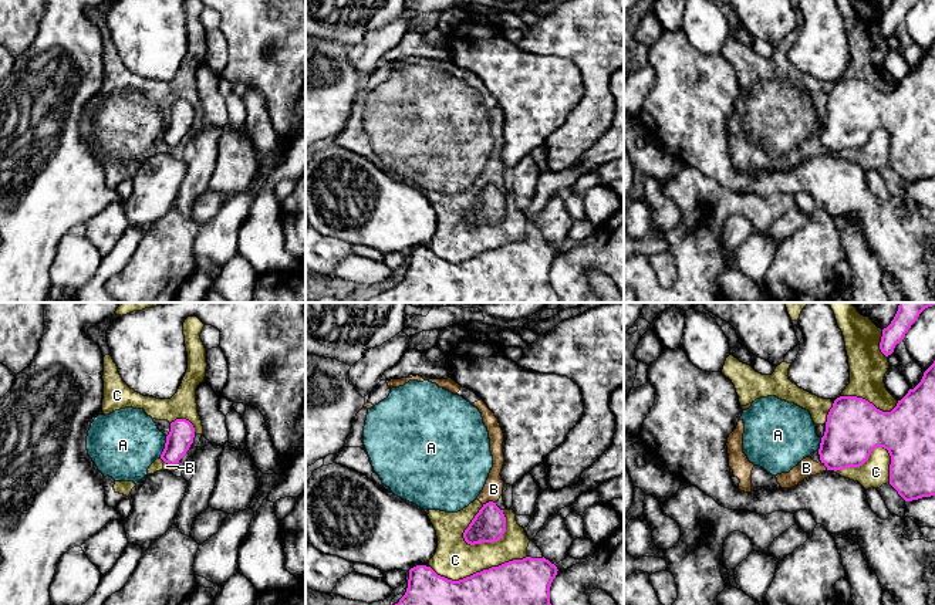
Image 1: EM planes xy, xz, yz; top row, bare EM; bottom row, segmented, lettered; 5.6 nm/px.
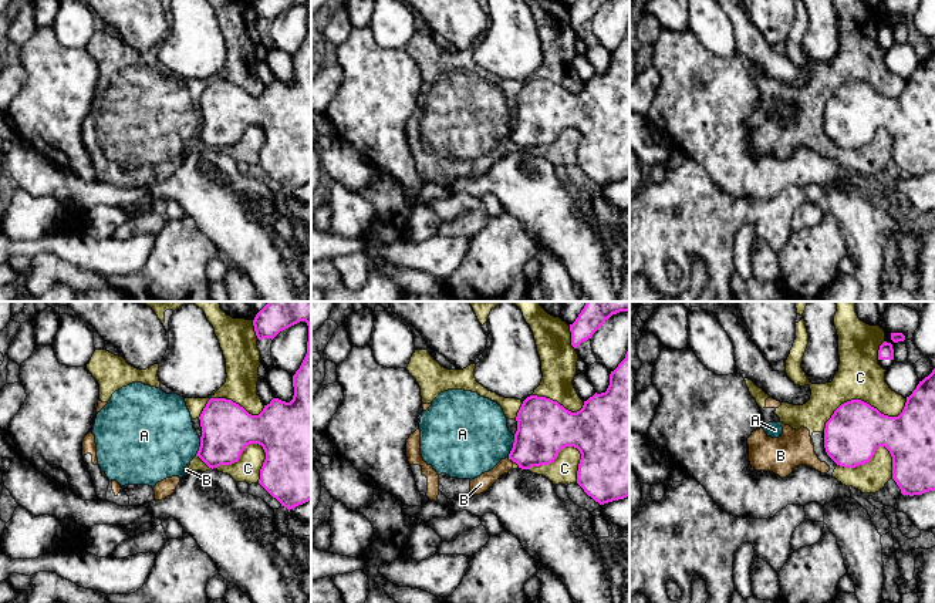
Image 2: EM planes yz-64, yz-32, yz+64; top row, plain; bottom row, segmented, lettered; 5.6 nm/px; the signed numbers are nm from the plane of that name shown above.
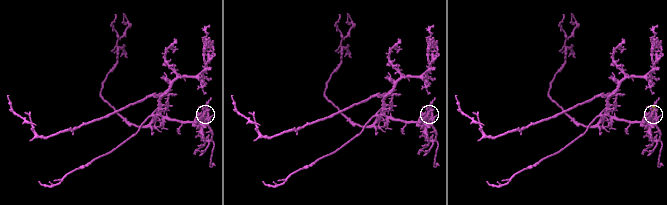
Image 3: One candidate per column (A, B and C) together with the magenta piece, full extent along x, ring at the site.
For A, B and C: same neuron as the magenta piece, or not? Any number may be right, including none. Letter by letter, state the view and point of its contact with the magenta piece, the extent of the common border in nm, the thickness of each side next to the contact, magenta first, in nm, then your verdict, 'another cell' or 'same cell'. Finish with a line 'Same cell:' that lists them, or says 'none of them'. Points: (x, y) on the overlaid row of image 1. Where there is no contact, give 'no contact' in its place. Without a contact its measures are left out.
A: xy (165, 446) | 130 nm | 140/380 nm | another cell
B: xz (489, 502) | 70 nm | 190/110 nm | another cell
C: xz (495, 540) | 280 nm | 190/220 nm | another cell
Same cell: none of them

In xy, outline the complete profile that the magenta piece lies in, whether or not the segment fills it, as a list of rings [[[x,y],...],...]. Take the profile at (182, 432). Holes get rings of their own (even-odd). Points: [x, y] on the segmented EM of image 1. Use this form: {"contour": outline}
{"contour": [[[176,419],[171,423],[171,432],[166,436],[165,449],[161,459],[169,466],[178,464],[193,443],[193,437],[193,425],[186,419]]]}

